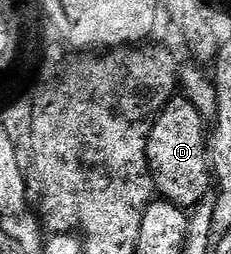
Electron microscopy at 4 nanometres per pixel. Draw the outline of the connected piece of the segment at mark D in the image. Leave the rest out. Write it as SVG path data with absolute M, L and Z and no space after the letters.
M183 94L176 95L167 103L155 125L151 127L147 143L147 157L151 177L162 199L170 200L177 207L191 210L209 196L213 188L213 164L209 159L209 132L203 129L205 119L193 102Z

